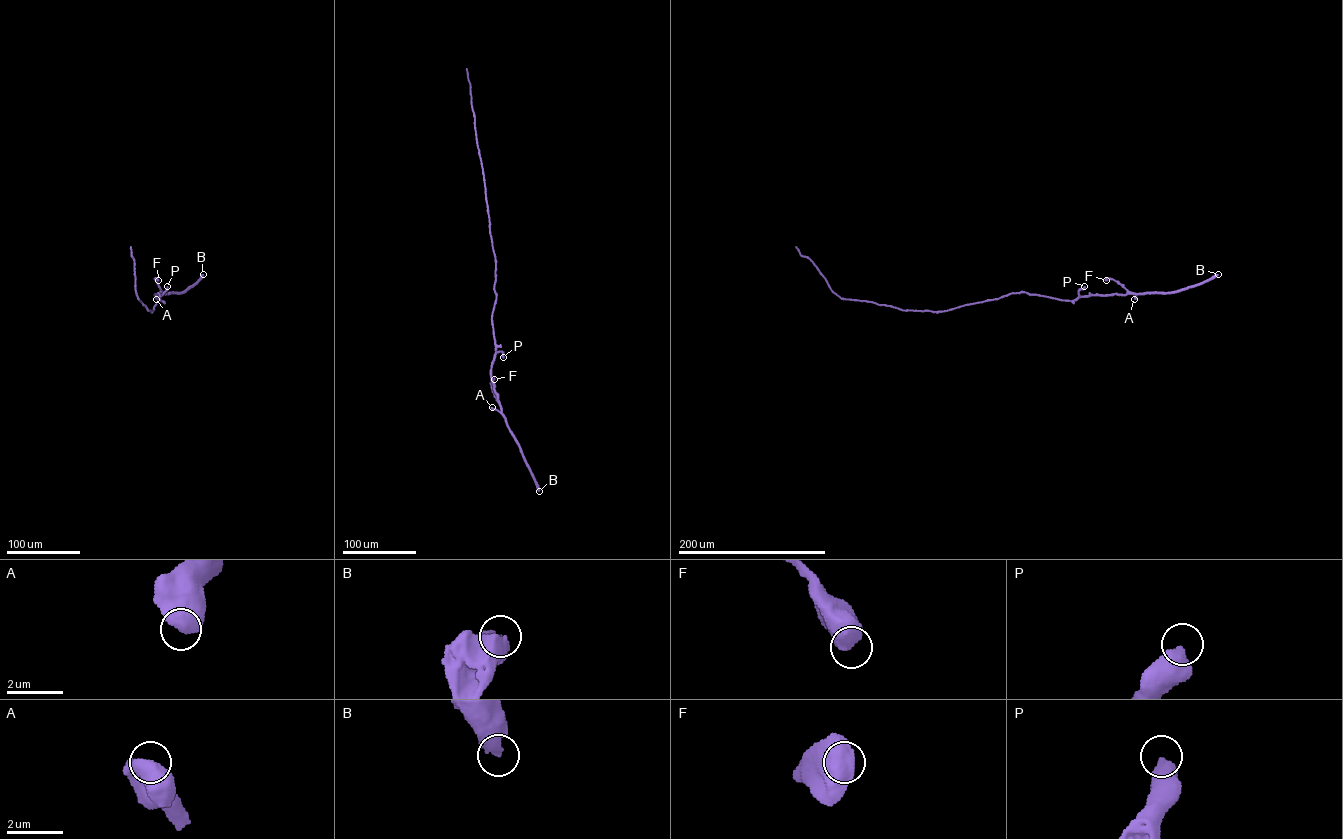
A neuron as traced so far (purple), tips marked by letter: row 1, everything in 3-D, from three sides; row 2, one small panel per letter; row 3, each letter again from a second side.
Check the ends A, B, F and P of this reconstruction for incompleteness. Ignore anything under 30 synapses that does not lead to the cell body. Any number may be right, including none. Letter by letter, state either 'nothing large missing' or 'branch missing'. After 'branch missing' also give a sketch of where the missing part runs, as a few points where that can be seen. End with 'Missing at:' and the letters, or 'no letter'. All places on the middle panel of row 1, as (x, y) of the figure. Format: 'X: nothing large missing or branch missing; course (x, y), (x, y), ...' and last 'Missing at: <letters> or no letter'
A: nothing large missing
B: nothing large missing
F: nothing large missing
P: nothing large missing
Missing at: no letter

